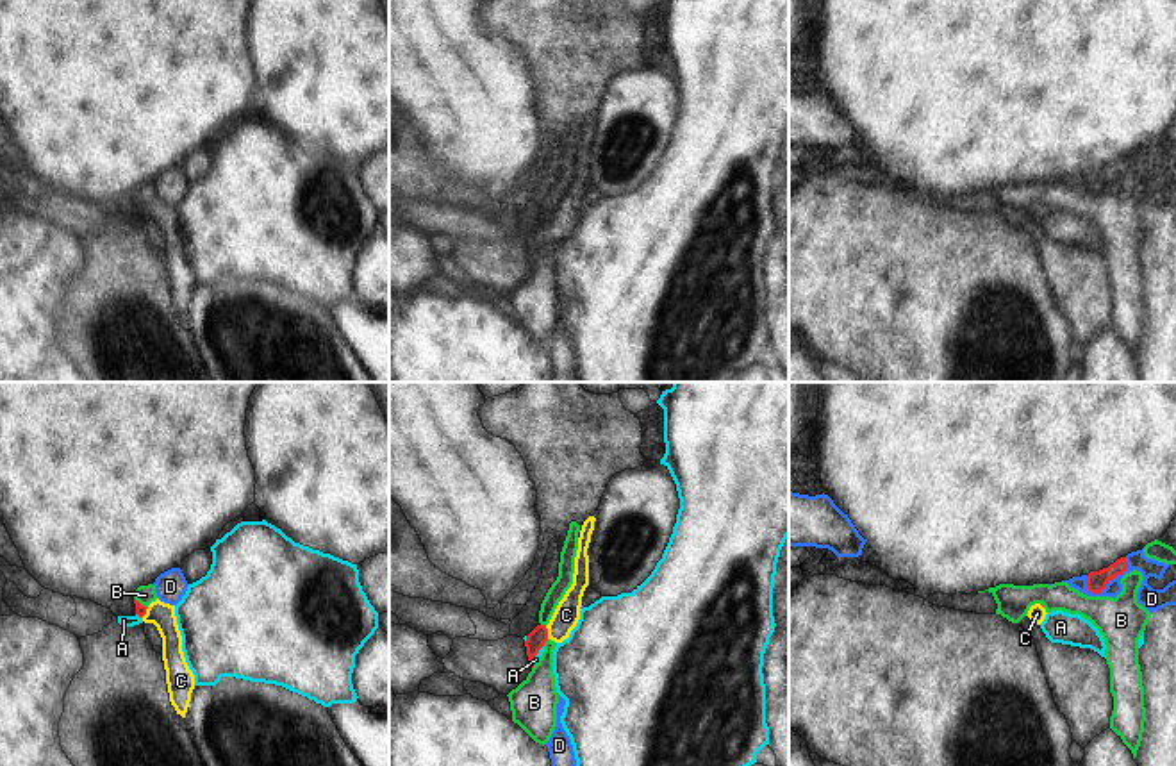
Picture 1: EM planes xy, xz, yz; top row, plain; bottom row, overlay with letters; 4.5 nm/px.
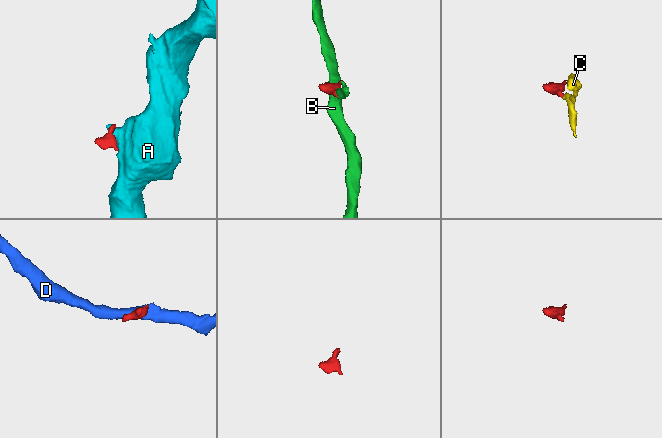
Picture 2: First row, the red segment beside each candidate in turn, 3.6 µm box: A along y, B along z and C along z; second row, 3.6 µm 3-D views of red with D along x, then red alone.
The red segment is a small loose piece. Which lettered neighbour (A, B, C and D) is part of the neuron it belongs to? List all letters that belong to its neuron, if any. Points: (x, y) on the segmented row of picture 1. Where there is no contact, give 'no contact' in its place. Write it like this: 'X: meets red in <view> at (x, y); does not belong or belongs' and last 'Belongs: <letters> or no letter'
A: meets red in xz at (538, 652); does not belong
B: meets red in xz at (545, 641); does not belong
C: meets red in xz at (546, 632); belongs
D: meets red in yz at (1112, 577); does not belong
Belongs: C

